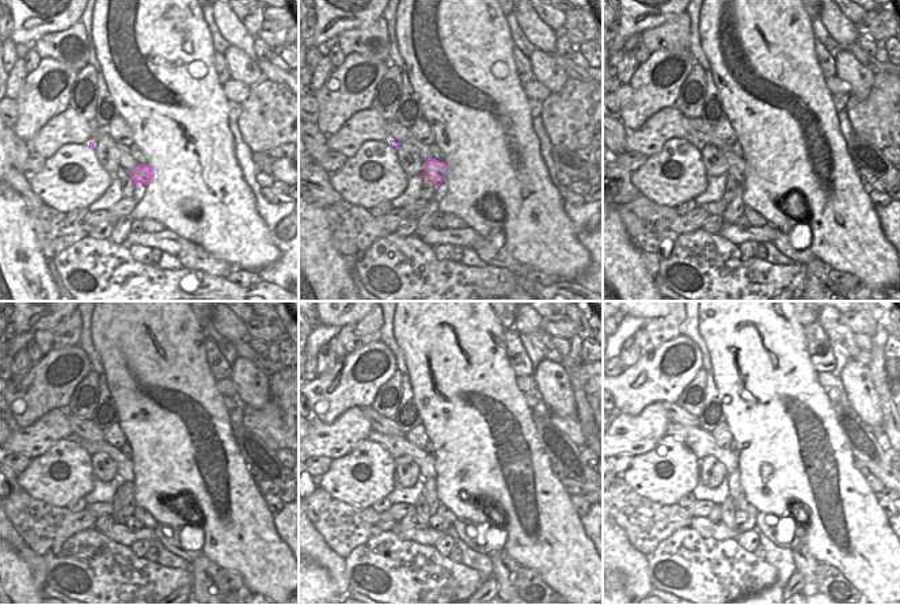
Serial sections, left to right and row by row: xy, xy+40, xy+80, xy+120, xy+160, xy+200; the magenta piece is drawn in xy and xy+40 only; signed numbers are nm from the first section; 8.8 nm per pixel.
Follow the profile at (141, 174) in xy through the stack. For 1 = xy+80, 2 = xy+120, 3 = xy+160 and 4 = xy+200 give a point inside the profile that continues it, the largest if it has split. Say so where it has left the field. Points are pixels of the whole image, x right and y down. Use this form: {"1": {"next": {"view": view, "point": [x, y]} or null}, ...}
{"1": {"next": {"view": "xy+80", "point": [737, 168]}}, "2": {"next": {"view": "xy+120", "point": [124, 465]}}, "3": {"next": {"view": "xy+160", "point": [397, 446]}}, "4": {"next": {"view": "xy+200", "point": [699, 441]}}}

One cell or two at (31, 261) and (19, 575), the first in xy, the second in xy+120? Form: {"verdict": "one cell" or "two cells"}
{"verdict": "one cell"}

